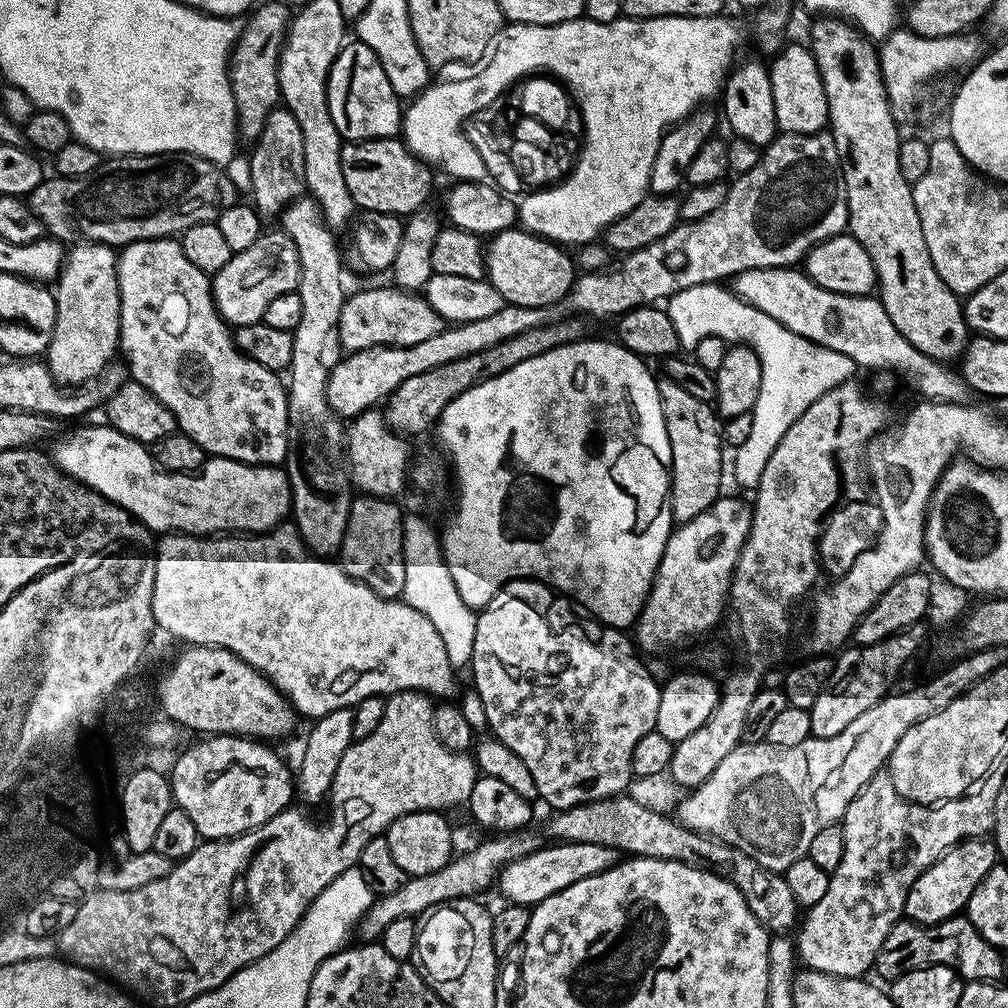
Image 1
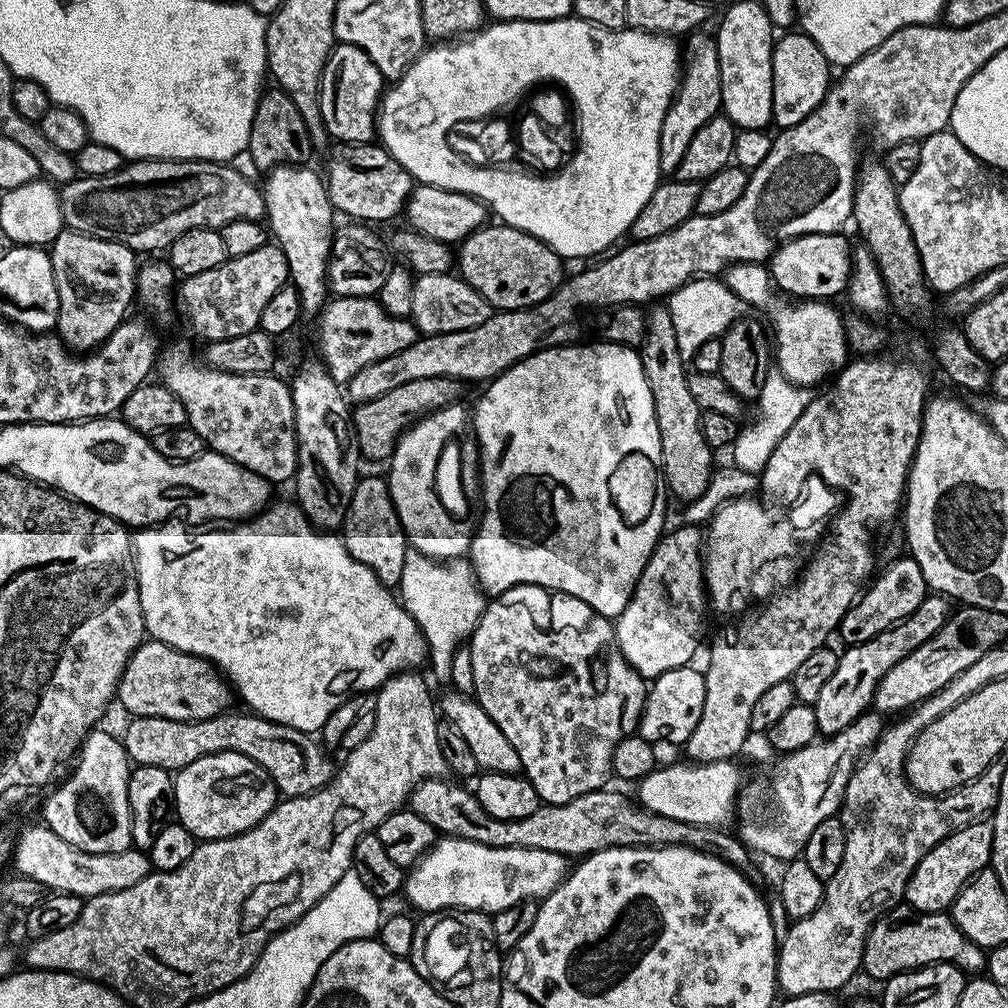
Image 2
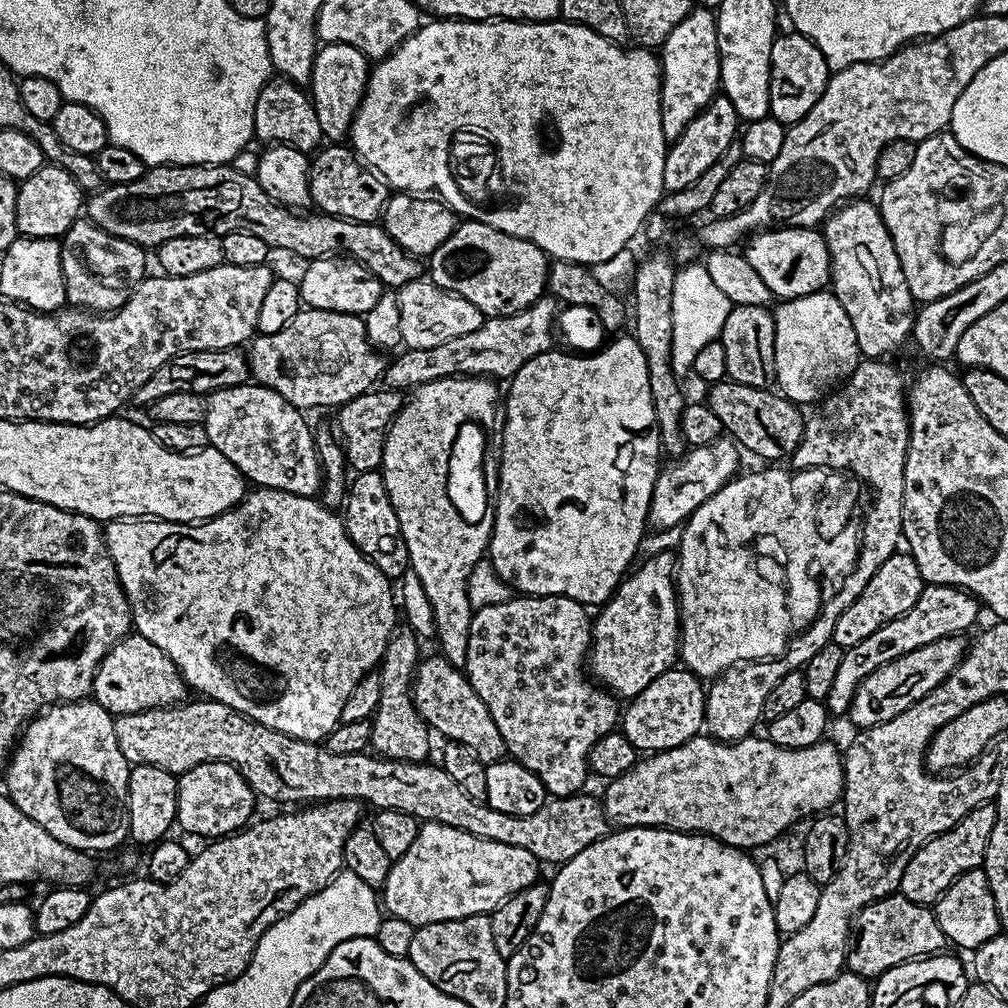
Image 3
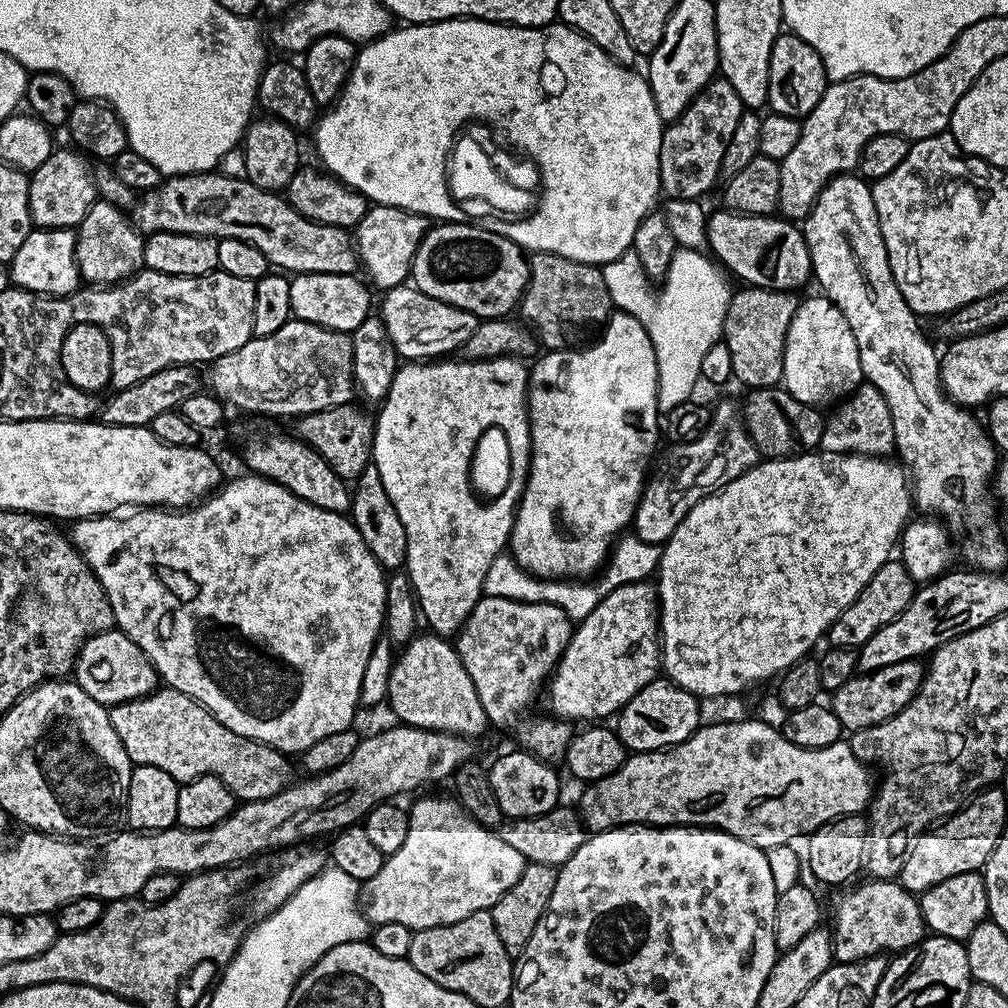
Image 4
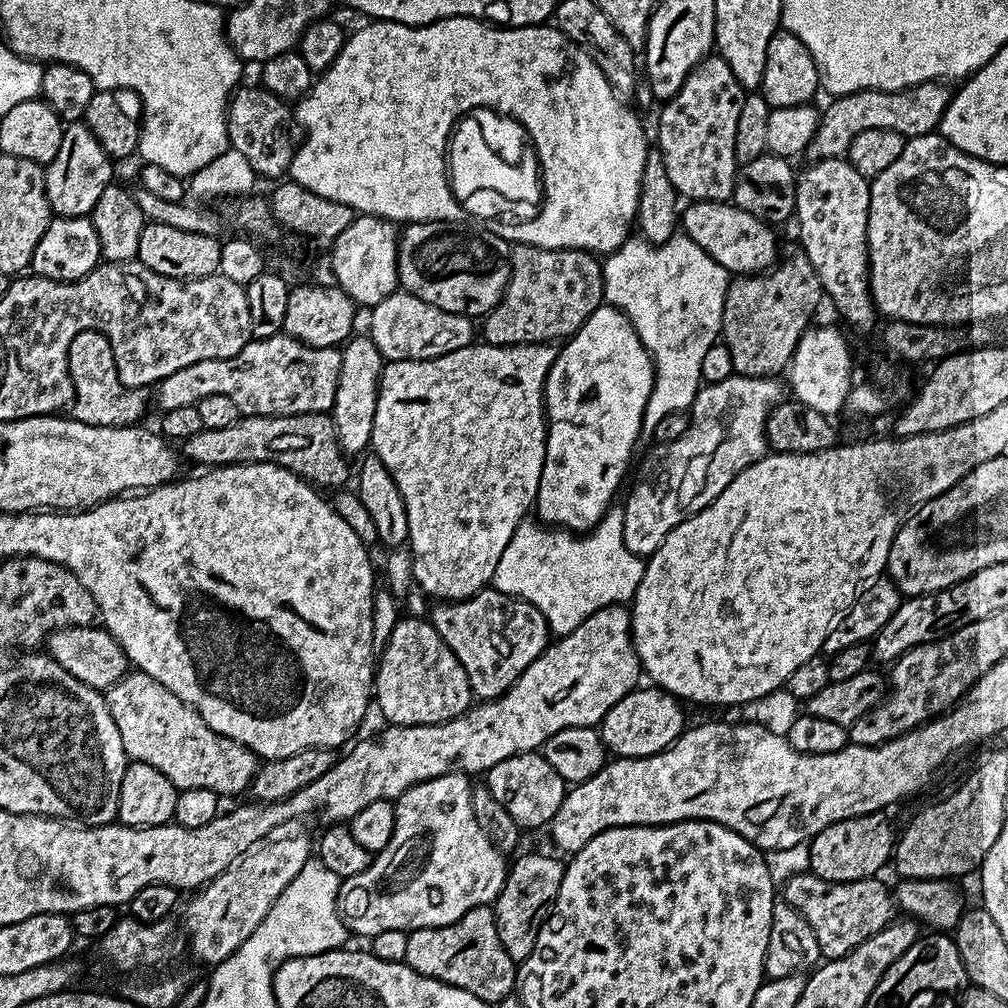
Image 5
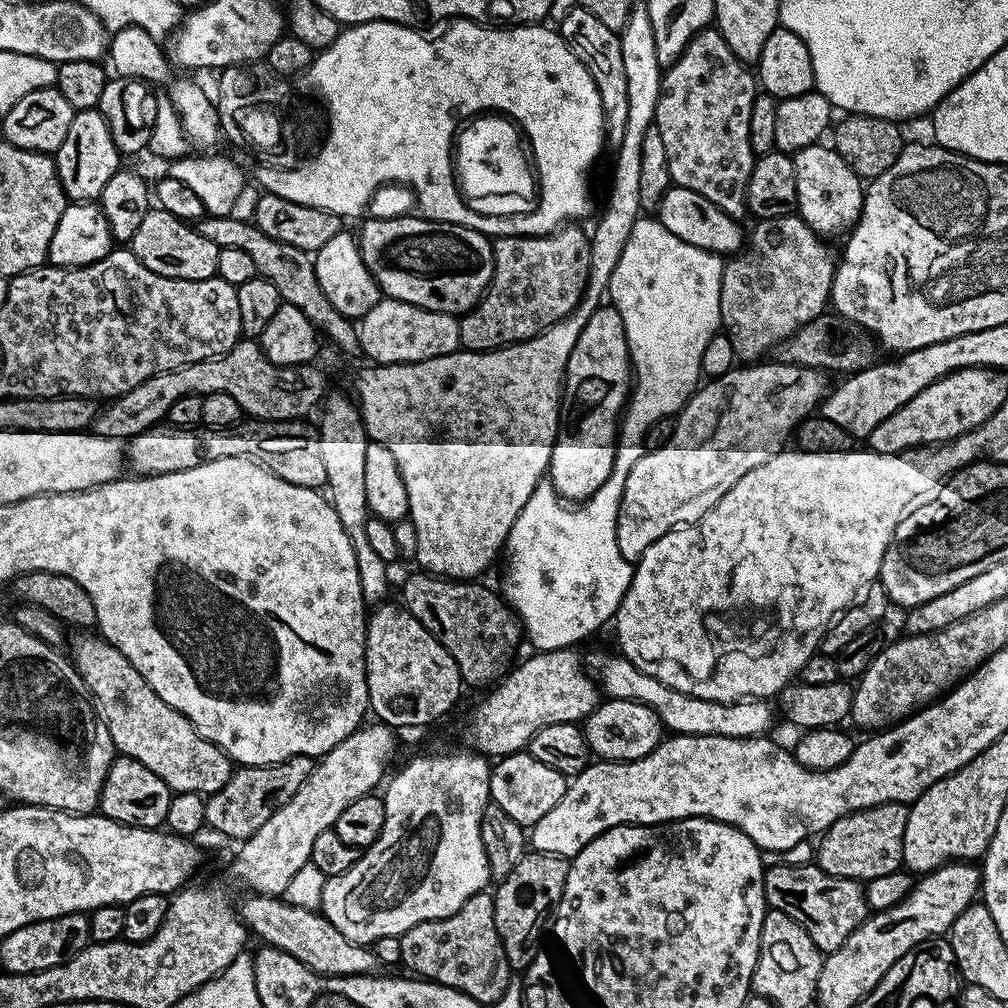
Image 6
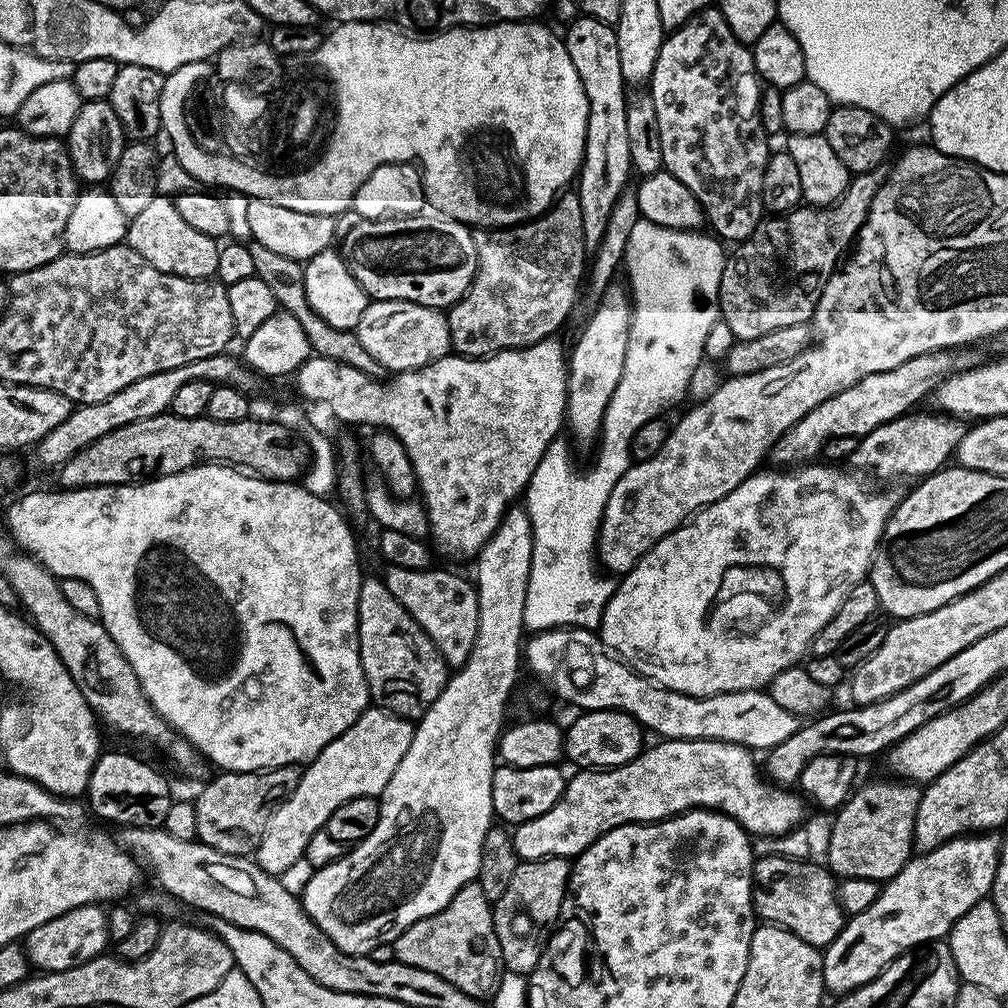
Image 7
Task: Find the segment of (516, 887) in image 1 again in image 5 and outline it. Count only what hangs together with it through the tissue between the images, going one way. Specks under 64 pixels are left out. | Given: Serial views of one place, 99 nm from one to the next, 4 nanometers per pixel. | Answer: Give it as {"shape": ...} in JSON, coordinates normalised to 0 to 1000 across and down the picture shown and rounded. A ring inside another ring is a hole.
{"shape":[[[455,766],[421,774],[404,782],[392,795],[391,827],[387,835],[369,851],[369,858],[359,867],[344,870],[337,878],[336,898],[346,926],[362,931],[379,927],[379,923],[405,925],[415,921],[434,921],[454,915],[467,901],[479,901],[491,894],[498,883],[502,853],[474,819],[468,803],[469,779]]]}

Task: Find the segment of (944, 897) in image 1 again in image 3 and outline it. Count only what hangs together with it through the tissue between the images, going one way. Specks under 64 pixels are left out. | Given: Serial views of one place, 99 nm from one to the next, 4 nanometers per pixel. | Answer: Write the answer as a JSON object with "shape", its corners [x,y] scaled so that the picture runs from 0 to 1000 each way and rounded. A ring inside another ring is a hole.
{"shape":[[[987,797],[970,800],[970,804],[962,804],[950,819],[928,829],[919,839],[915,839],[897,861],[892,888],[903,891],[903,895],[911,895],[922,899],[928,898],[932,890],[941,879],[958,864],[973,860],[976,855],[976,844],[982,835],[982,827],[988,814]]]}

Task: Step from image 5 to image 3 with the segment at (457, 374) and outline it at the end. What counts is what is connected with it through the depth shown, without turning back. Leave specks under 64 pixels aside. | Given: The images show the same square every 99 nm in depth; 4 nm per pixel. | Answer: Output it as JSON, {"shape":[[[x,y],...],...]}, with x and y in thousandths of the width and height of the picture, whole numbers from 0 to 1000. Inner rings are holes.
{"shape":[[[447,373],[431,379],[423,379],[402,396],[397,410],[389,416],[385,434],[381,437],[379,471],[383,490],[395,510],[399,522],[399,534],[403,538],[407,565],[419,577],[427,605],[431,609],[431,635],[437,638],[436,650],[451,663],[459,664],[462,657],[462,641],[466,641],[466,617],[470,606],[464,592],[464,574],[475,556],[481,555],[484,535],[488,532],[489,493],[480,481],[480,468],[476,464],[464,464],[455,468],[448,464],[448,448],[460,448],[468,440],[468,421],[488,421],[494,417],[494,402],[498,389],[487,376],[479,373]],[[468,504],[469,512],[463,516],[456,508]]]}

